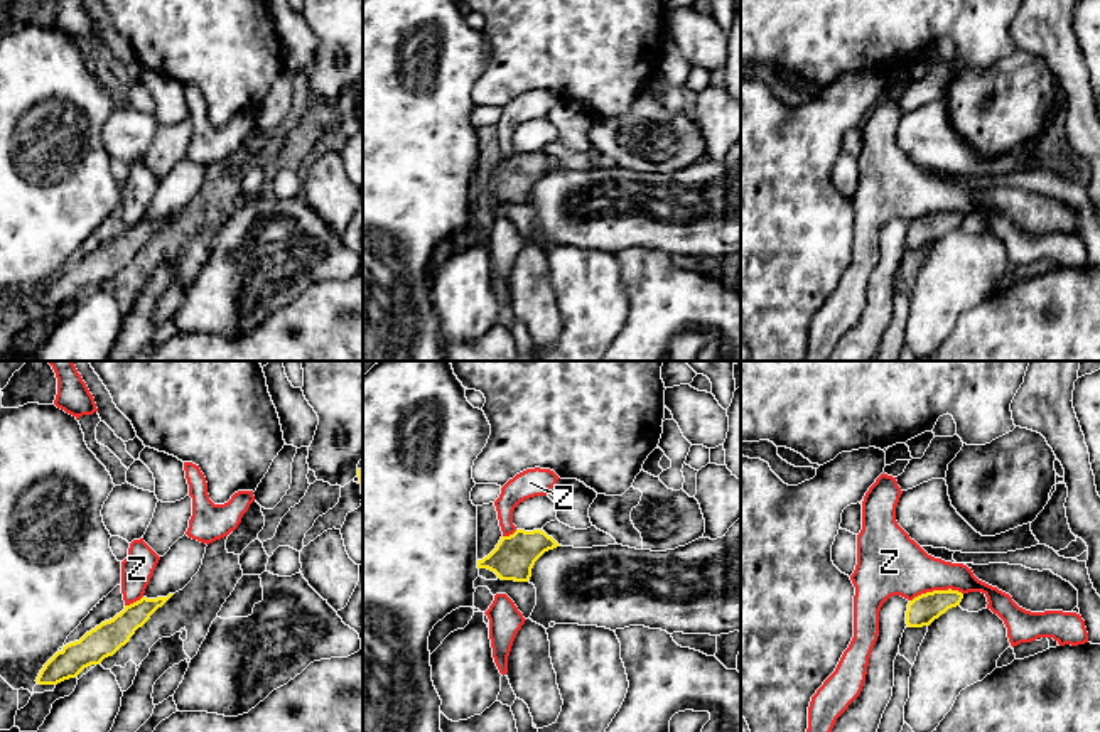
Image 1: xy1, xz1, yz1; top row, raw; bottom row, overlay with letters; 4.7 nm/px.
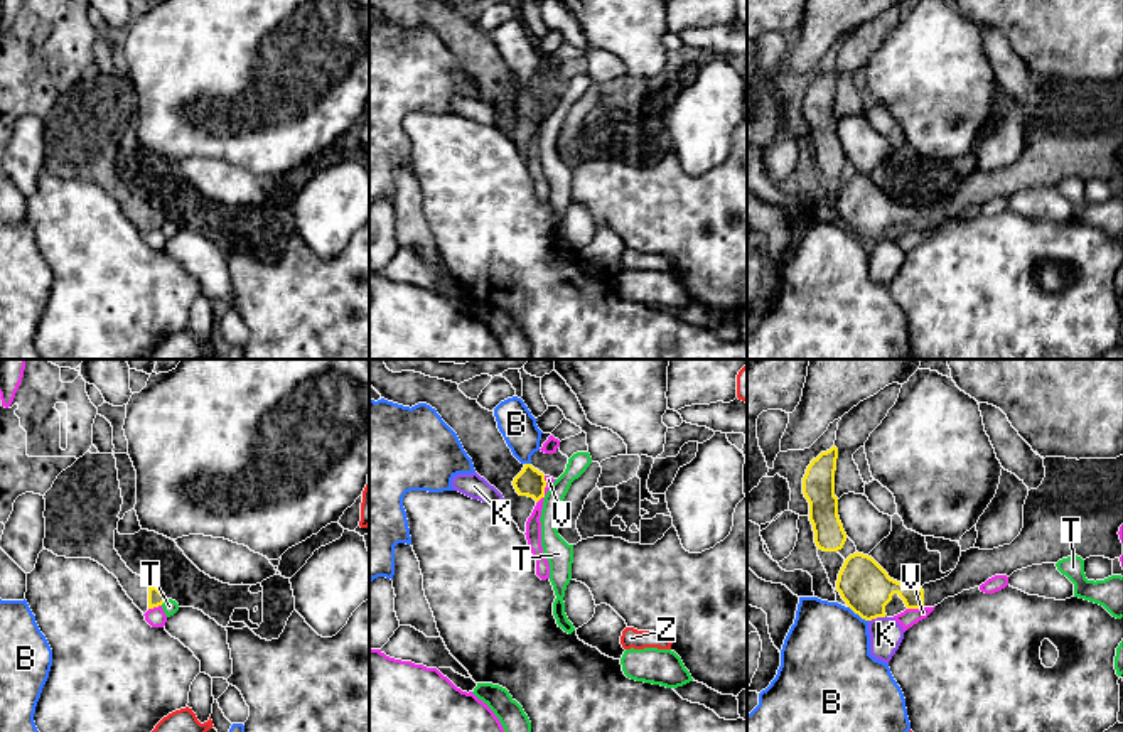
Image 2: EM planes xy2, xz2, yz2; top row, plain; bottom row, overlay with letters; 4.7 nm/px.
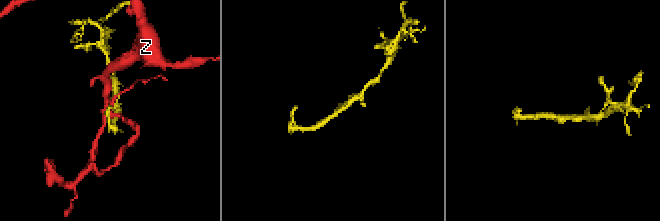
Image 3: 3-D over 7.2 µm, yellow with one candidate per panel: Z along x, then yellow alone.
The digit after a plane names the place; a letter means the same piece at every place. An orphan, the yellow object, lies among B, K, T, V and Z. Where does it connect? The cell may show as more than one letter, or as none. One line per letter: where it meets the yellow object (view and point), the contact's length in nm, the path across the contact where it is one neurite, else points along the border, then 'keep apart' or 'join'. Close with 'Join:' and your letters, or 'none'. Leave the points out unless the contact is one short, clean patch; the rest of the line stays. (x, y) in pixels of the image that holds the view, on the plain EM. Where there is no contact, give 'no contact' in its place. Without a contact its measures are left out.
B: meets yellow in yz2 at (859, 236); contact 120 nm long; border along yz2 (848, 228), (867, 243); keep apart
K: meets yellow in yz2 at (877, 238); contact 90 nm long; border along yz2 (886, 236), (869, 243); keep apart
T: meets yellow in xy2 at (162, 225); contact 40 nm long; keep apart
V: meets yellow in yz2 at (914, 230); contact 80 nm long; border along yz2 (923, 228), (908, 231); keep apart
Z: meets yellow in yz1 at (935, 213); contact 260 nm long; border along yz1 (962, 215), (937, 211), (922, 215), (910, 223); keep apart
Join: none

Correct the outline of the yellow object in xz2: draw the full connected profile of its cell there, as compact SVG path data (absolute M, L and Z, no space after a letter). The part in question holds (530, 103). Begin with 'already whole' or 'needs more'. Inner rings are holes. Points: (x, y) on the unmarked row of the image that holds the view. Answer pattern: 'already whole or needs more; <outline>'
needs more; M369 0L381 20L415 29L427 25L457 56L472 81L476 94L504 120L501 128L521 155L536 125L545 120L545 96L531 86L521 86L497 51L494 34L467 20L457 5L438 0Z

